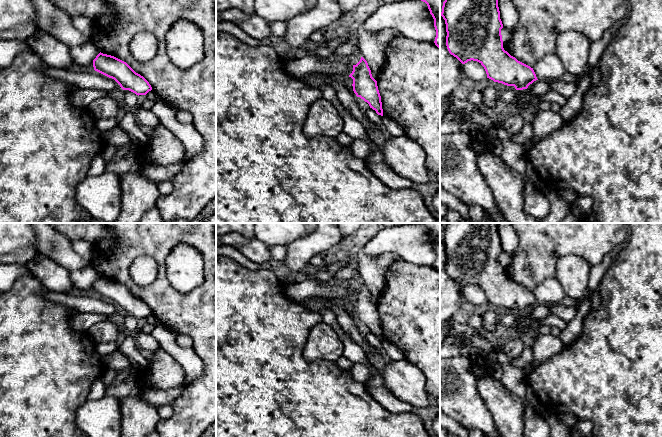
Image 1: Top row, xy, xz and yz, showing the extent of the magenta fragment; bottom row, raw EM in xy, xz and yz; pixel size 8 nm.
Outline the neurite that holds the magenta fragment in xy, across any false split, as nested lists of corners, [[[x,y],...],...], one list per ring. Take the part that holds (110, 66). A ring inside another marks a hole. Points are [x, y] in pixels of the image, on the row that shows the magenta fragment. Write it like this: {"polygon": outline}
{"polygon": [[[103,53],[93,60],[94,70],[114,79],[123,90],[129,90],[136,95],[146,95],[152,90],[149,82],[136,73],[126,62]]]}

